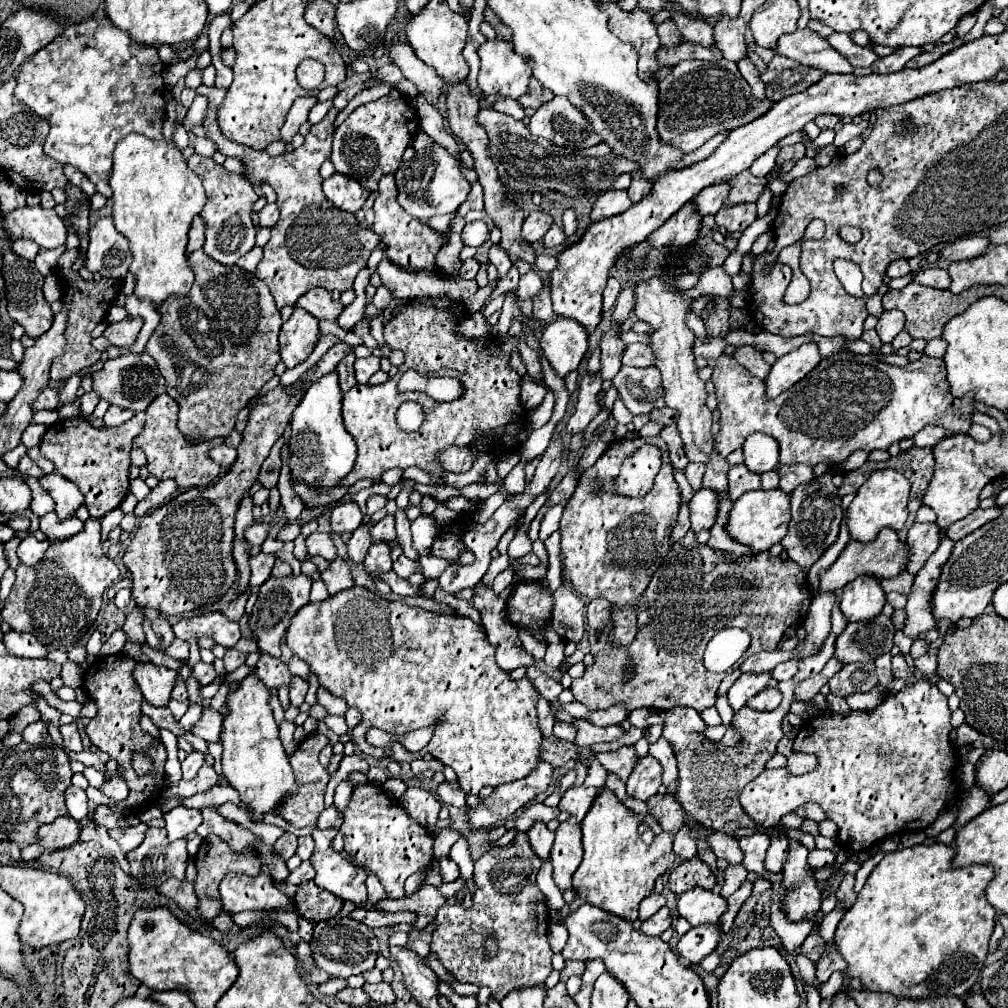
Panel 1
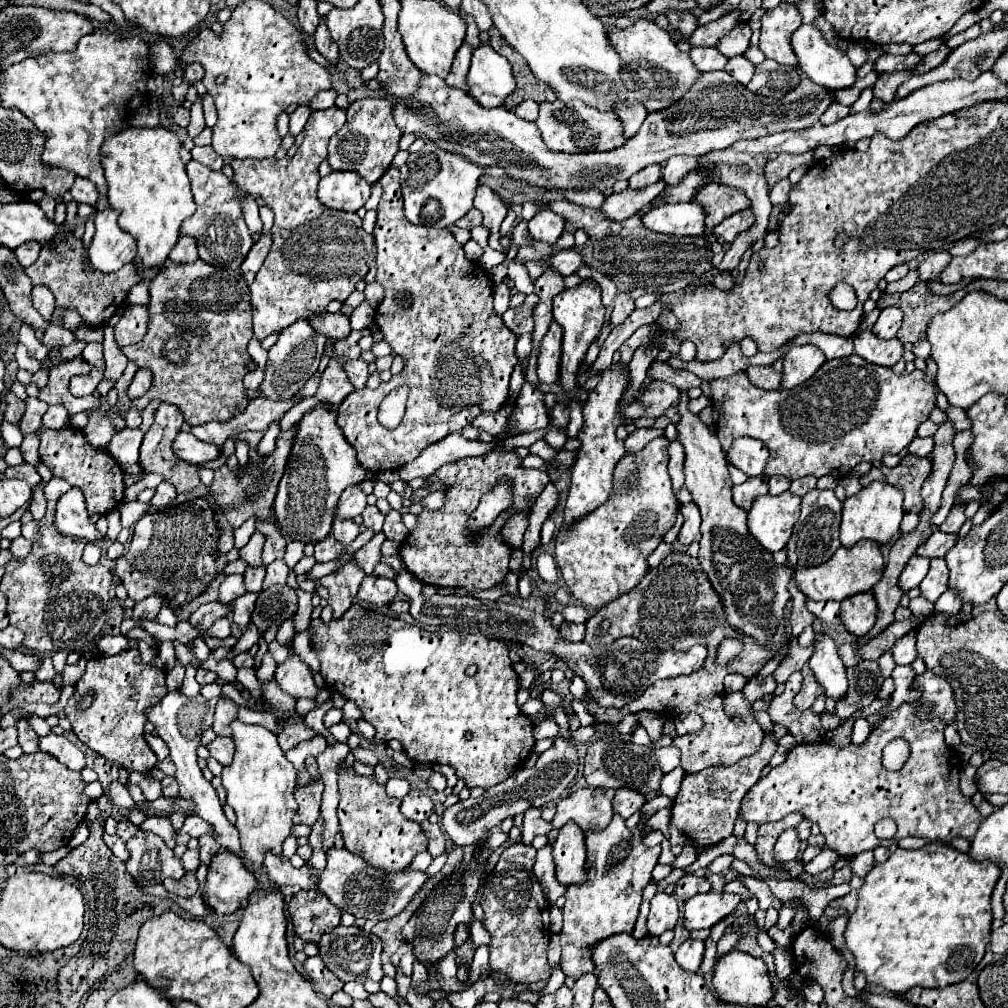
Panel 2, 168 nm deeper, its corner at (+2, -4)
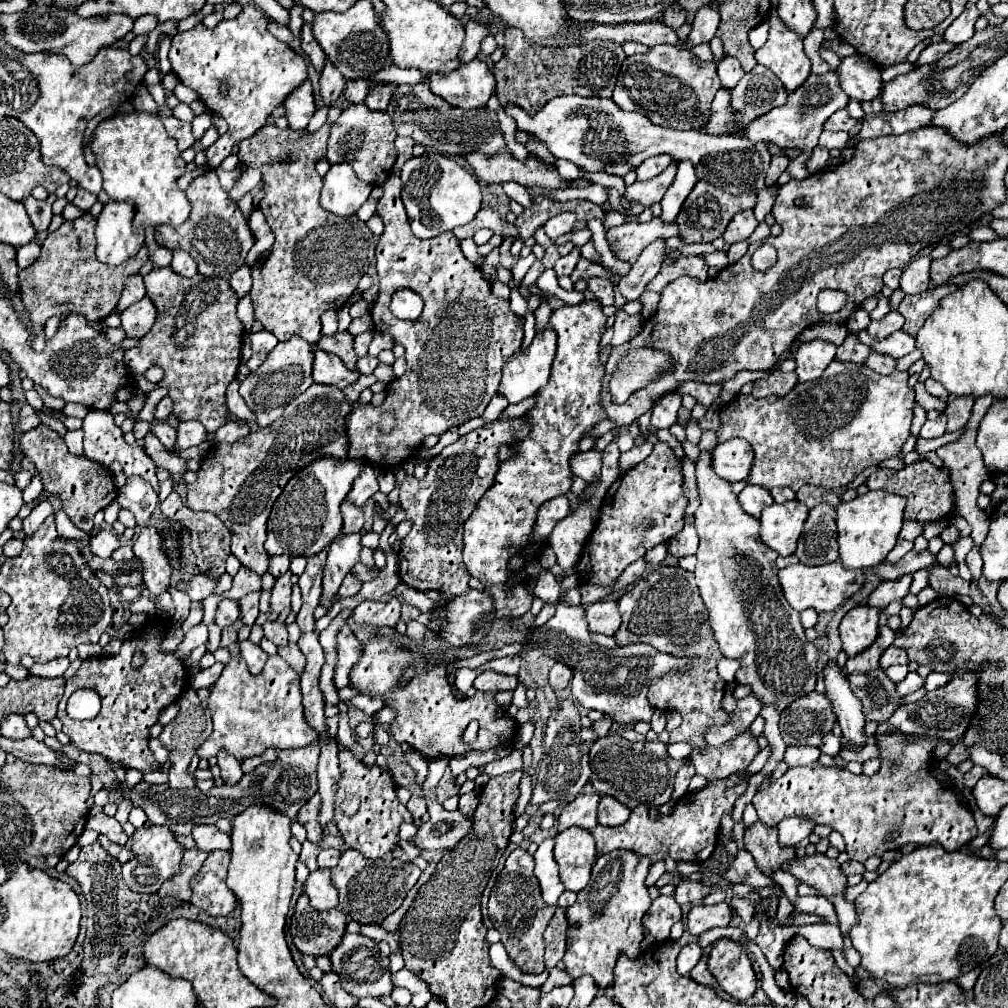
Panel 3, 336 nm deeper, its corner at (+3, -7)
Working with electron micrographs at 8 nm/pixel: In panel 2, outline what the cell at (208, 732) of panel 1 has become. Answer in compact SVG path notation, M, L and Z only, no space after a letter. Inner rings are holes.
M217 736L213 742L207 744L207 750L211 752L211 756L213 756L219 764L227 766L227 764L231 764L231 760L233 760L235 746L233 746L233 740L231 740L231 738L227 738L227 736Z

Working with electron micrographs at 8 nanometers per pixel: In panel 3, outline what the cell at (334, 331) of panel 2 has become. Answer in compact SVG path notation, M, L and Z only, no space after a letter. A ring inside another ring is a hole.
M344 331L344 333L336 333L332 337L324 335L324 339L320 339L320 343L318 343L318 349L338 355L346 363L346 367L352 367L352 371L356 371L358 357L356 357L352 345L354 345L354 337L348 331Z

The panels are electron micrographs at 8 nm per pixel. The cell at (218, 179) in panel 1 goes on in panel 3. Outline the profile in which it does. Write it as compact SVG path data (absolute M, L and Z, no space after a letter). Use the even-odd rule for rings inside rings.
M214 169L196 177L188 187L186 197L192 205L190 217L178 227L160 225L156 229L156 243L160 245L160 237L162 237L162 247L166 247L170 251L176 251L176 249L188 251L198 265L198 273L202 273L206 277L230 279L230 275L238 267L244 265L244 259L254 245L254 237L250 233L248 221L244 219L238 205L230 201L228 191L224 191L220 187L220 181L218 181L218 175Z

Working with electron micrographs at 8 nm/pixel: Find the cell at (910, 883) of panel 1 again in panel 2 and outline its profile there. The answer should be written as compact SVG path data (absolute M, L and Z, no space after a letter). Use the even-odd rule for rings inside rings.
M929 842L917 850L897 848L887 862L873 866L865 876L857 910L847 922L843 936L855 958L855 974L863 974L869 986L891 994L903 994L915 986L945 988L971 978L989 944L991 892L999 874L997 864L989 860L975 862L943 842Z

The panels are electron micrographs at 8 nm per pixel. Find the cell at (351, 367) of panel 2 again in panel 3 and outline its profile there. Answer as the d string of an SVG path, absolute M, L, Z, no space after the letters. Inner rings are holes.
M322 349L314 351L314 369L312 379L314 383L324 385L336 385L340 389L346 389L350 383L354 383L360 377L358 371L350 371L340 357L324 353Z

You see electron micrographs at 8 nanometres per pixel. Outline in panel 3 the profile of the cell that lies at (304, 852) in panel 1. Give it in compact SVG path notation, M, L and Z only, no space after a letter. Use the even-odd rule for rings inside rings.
M304 841L304 843L302 843L302 851L300 851L300 861L306 863L306 867L308 867L310 871L316 871L316 869L318 869L318 863L316 863L318 853L320 853L320 847L318 847L318 845L314 845L314 843L310 843L310 841Z

